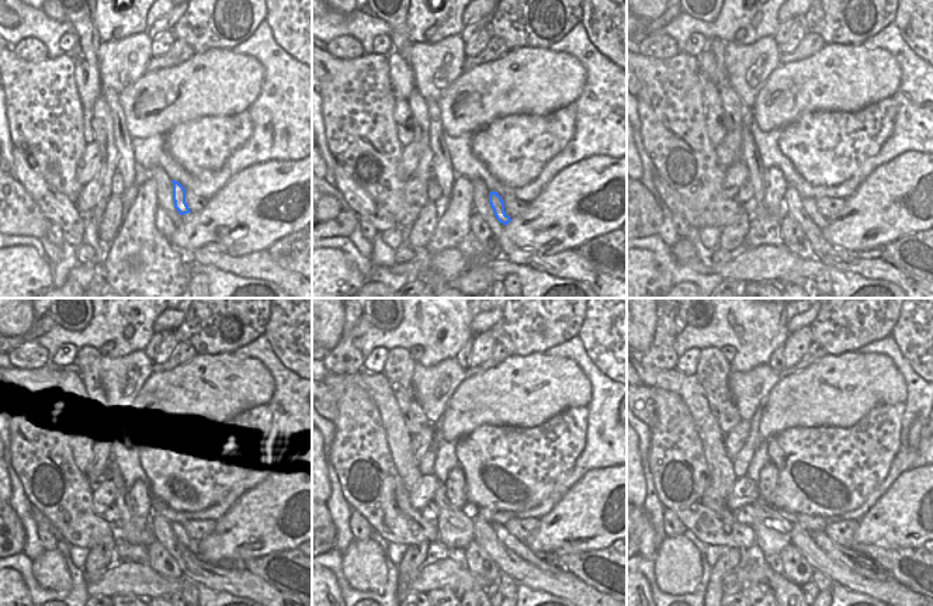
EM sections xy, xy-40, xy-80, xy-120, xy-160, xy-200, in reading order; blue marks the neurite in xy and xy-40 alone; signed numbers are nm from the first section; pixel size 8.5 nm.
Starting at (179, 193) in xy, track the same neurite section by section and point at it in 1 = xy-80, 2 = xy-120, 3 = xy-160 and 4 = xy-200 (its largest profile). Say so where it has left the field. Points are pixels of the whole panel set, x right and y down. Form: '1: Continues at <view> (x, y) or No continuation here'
1: Continues at xy-80 (810, 204)
2: Continues at xy-120 (180, 532)
3: Continues at xy-160 (547, 561)
4: Continues at xy-200 (857, 563)

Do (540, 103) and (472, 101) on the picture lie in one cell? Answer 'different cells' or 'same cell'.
same cell

